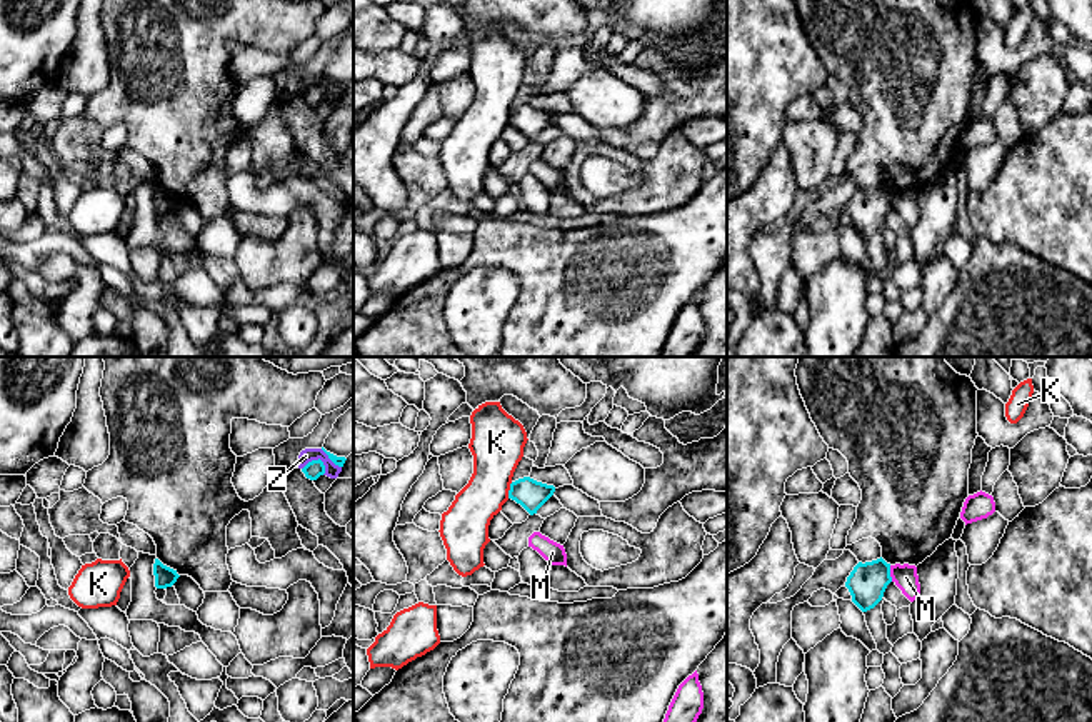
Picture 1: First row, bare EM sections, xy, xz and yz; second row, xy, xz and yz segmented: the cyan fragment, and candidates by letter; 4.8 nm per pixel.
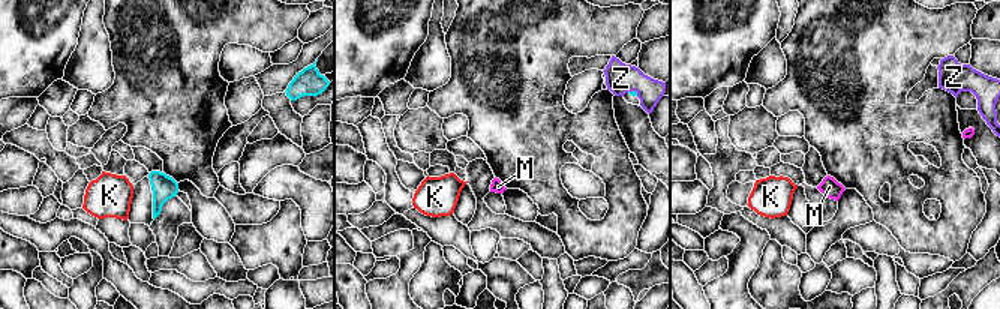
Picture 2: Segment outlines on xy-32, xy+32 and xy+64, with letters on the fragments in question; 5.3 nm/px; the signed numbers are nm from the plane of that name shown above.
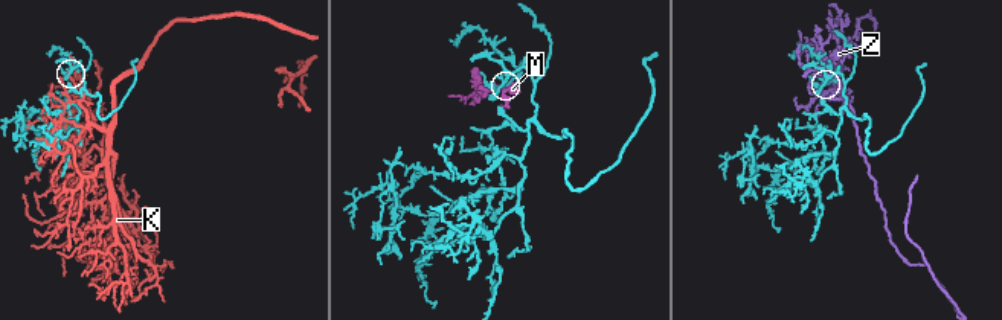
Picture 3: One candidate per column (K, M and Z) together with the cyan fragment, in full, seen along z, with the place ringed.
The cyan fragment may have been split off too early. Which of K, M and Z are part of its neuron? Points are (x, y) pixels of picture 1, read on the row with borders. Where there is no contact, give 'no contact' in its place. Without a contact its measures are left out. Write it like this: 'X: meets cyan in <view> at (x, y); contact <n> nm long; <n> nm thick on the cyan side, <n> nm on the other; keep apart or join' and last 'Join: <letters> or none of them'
K: meets cyan in xz at (509, 491); contact 80 nm long; 140 nm thick on the cyan side, 260 nm on the other; keep apart
M: meets cyan in yz at (889, 574); contact 80 nm long; 190 nm thick on the cyan side, 120 nm on the other; keep apart
Z: meets cyan in xy at (314, 461); contact 120 nm long; 90 nm thick on the cyan side, 70 nm on the other; keep apart
Join: none of them

